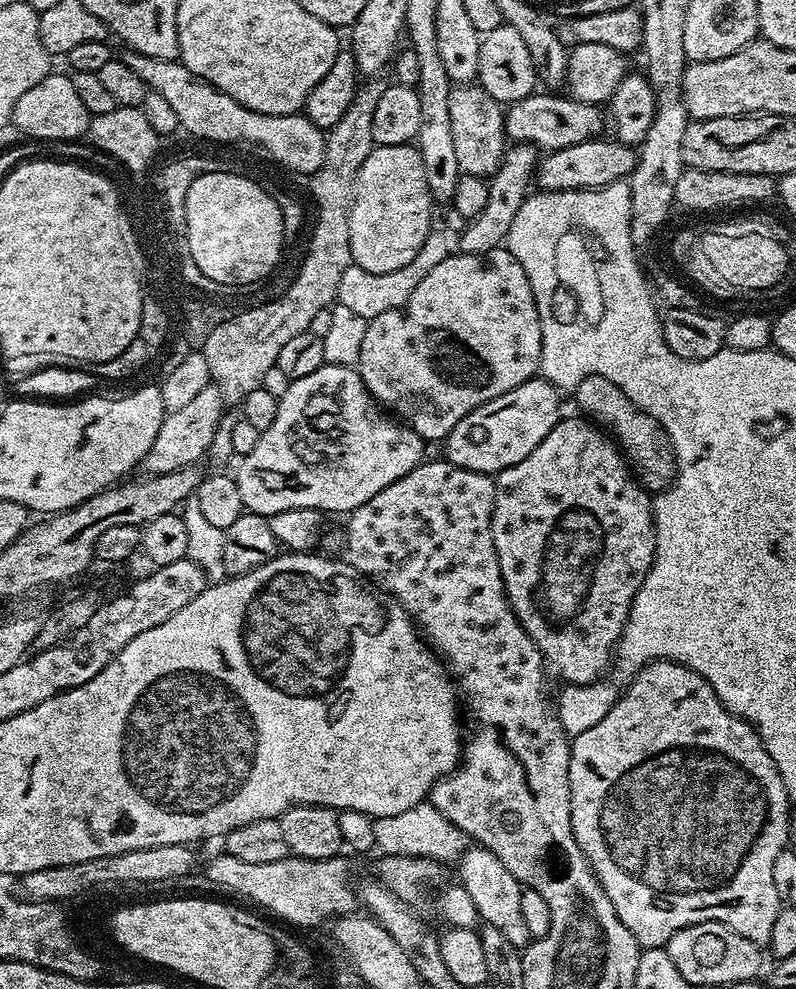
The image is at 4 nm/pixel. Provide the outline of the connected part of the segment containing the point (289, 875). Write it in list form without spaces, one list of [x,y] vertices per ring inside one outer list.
[[[217,854],[204,872],[210,883],[237,892],[242,899],[273,912],[278,919],[300,928],[316,928],[357,911],[358,892],[354,884],[352,888],[344,859],[339,855],[332,860],[307,860],[290,854],[278,862],[238,862],[233,856]]]

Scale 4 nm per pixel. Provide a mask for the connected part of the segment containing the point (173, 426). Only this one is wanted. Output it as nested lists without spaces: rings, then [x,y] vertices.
[[[209,382],[182,410],[167,413],[150,450],[143,458],[142,468],[145,468],[145,473],[148,476],[165,476],[203,461],[210,442],[214,442],[215,432],[225,409],[224,396],[216,389],[215,384]]]

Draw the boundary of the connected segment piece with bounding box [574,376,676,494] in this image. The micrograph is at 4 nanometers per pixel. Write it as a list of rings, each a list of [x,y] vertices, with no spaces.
[[[591,376],[575,388],[576,404],[591,423],[599,426],[620,449],[625,461],[630,465],[633,476],[641,488],[649,494],[663,492],[672,487],[676,479],[676,455],[672,440],[666,430],[650,414],[646,414],[610,378]]]

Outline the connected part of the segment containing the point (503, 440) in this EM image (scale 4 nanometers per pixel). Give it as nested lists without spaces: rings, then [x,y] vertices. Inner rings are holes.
[[[533,378],[522,386],[478,406],[443,441],[443,455],[448,463],[470,472],[495,474],[522,462],[554,430],[562,418],[561,393],[549,380]]]

